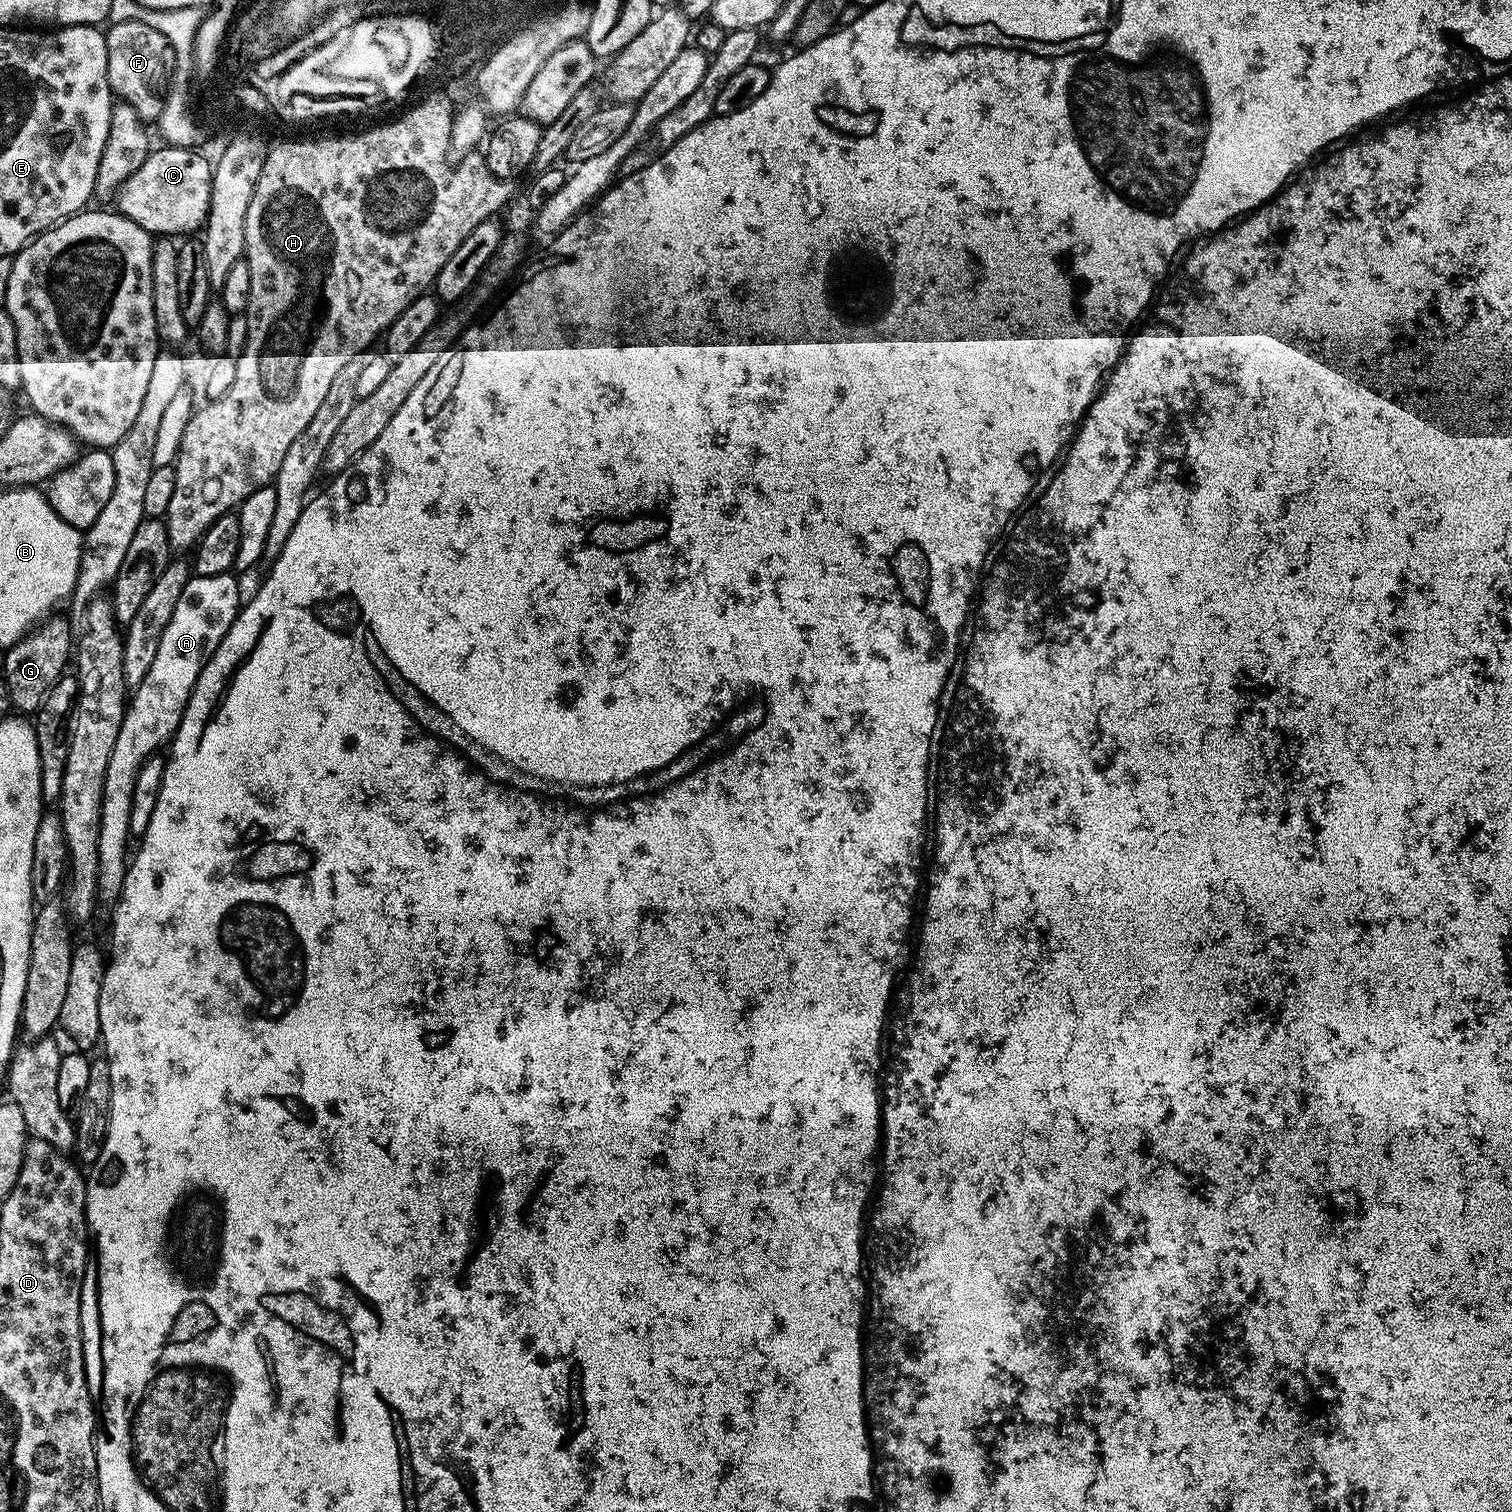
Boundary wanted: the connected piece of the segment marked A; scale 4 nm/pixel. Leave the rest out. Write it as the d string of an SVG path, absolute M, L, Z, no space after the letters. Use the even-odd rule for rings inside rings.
M232 572L213 576L193 575L189 578L182 590L182 598L178 598L178 606L174 606L170 623L162 634L158 655L154 657L150 671L127 701L122 730L118 730L118 742L114 742L110 766L106 766L106 786L98 838L98 896L101 901L119 900L124 876L128 872L130 810L138 770L148 761L148 757L157 755L176 735L190 694L198 682L198 674L230 630L236 620L236 613L242 607L240 584L235 578L237 579Z

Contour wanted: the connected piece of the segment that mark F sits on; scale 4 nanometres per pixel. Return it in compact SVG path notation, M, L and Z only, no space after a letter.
M137 20L113 24L106 32L106 62L113 97L132 106L140 120L159 121L166 99L165 93L160 93L160 87L164 84L164 71L170 68L170 49L166 38L162 38L158 30Z

